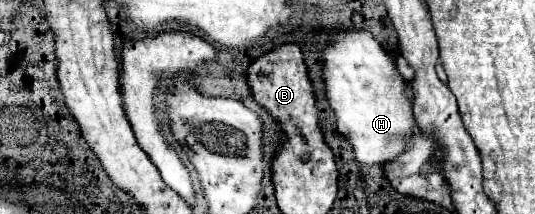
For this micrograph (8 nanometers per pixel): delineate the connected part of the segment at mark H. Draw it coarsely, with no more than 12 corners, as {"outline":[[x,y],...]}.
{"outline":[[367,30],[333,32],[327,98],[355,160],[413,136],[409,84]]}

